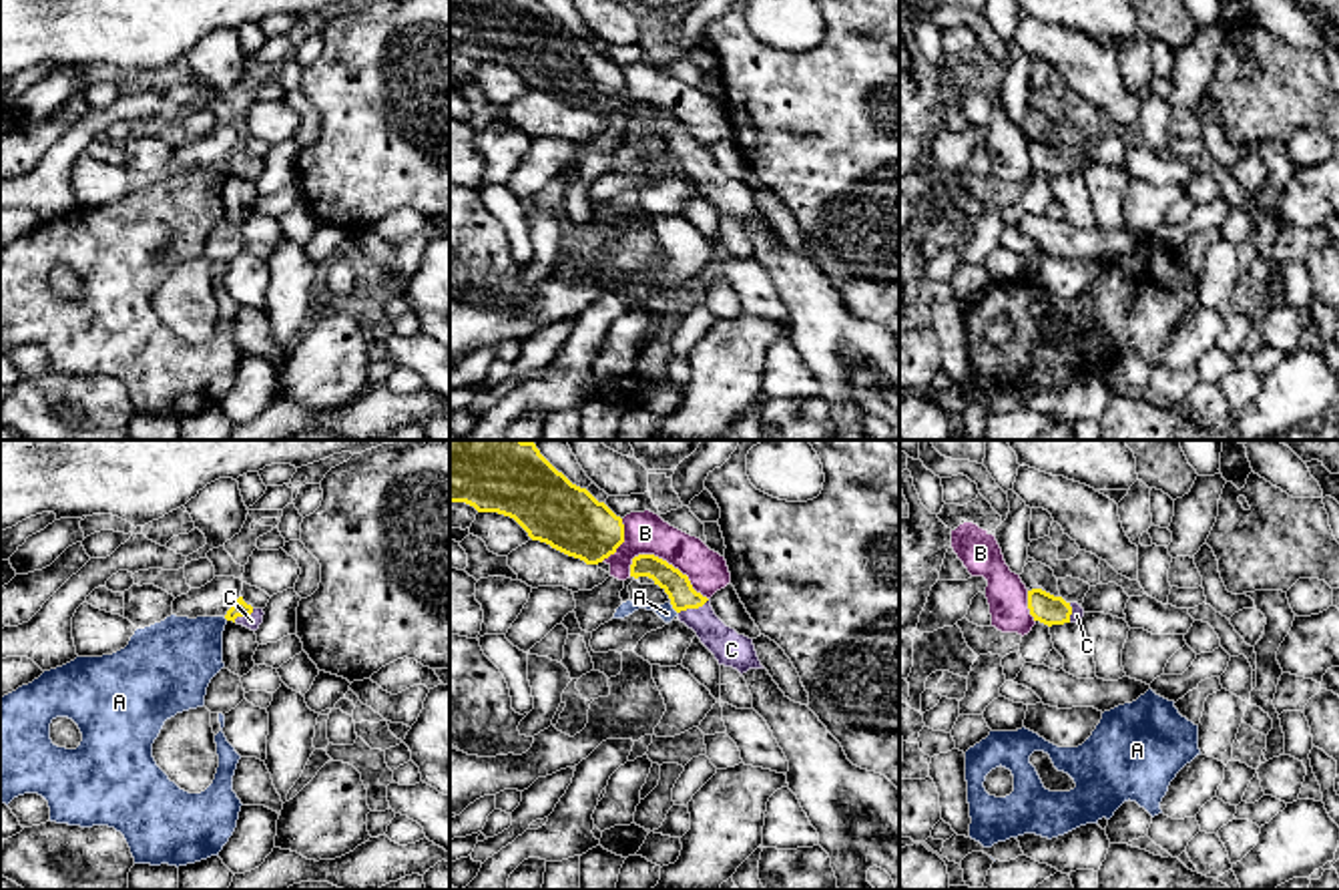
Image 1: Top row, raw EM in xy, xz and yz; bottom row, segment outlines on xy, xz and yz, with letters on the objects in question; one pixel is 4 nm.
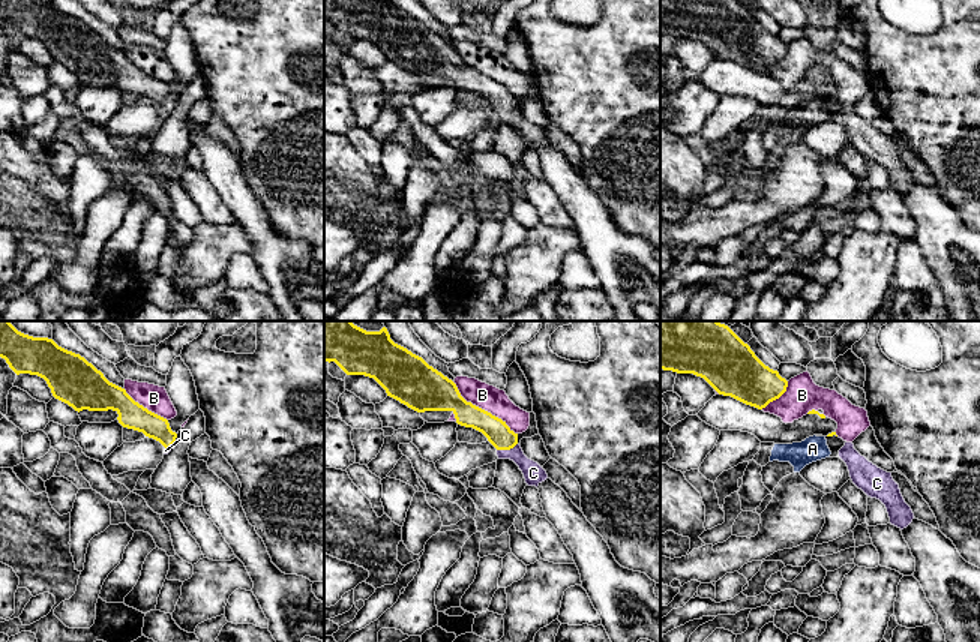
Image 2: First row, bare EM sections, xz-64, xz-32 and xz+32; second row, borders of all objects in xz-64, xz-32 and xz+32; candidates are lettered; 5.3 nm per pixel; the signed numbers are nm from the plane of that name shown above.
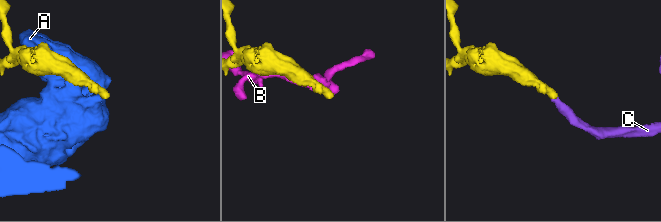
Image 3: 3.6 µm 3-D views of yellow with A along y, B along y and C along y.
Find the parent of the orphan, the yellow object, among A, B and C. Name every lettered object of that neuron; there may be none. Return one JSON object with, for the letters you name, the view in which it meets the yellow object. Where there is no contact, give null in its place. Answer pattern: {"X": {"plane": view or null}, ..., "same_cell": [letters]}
{"C": {"plane": "xz"}, "same_cell": ["C"]}

